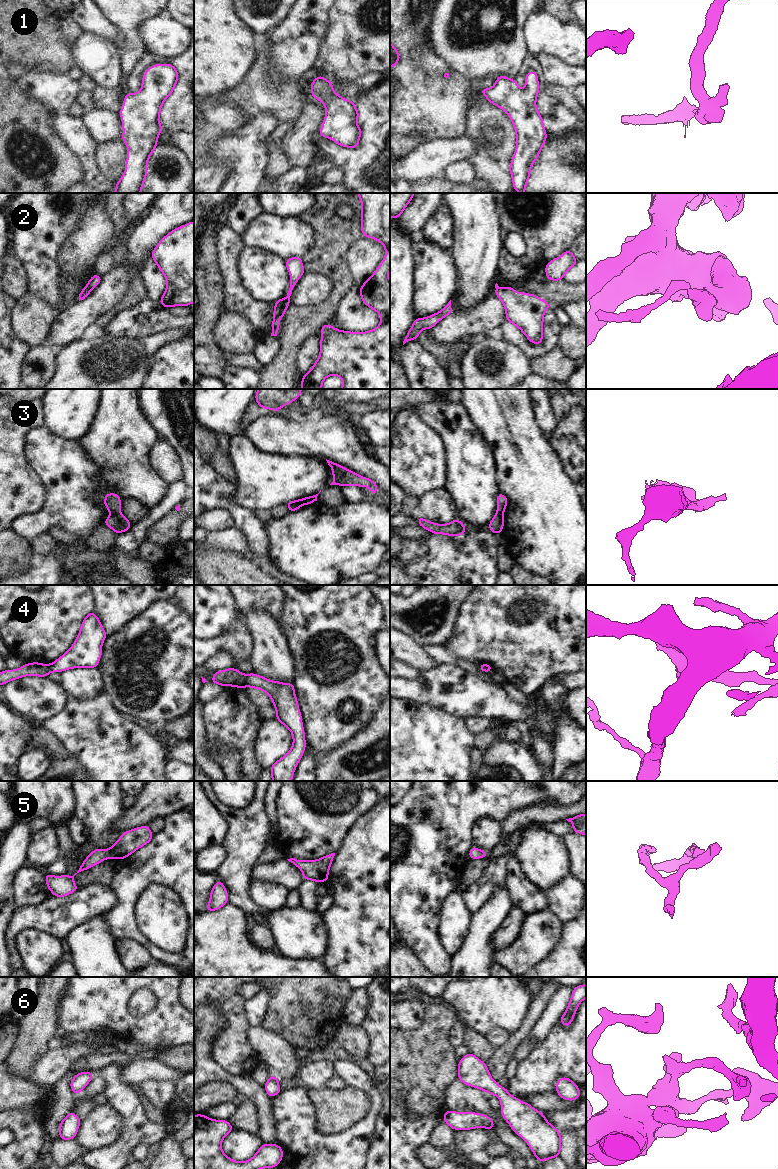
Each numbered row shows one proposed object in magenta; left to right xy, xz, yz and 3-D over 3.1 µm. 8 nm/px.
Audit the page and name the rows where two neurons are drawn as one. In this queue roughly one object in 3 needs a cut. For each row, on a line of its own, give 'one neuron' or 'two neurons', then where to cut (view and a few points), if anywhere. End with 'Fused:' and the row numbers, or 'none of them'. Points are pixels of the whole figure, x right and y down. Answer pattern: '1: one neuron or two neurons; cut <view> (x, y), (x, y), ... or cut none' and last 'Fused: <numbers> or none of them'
1: one neuron; cut none
2: two neurons; cut xz (283, 299), (289, 303)
3: two neurons; cut xy (118, 511), (111, 514)
4: two neurons; cut xz (246, 675), (244, 686)
5: one neuron; cut none
6: one neuron; cut none
Fused: 2, 3, 4

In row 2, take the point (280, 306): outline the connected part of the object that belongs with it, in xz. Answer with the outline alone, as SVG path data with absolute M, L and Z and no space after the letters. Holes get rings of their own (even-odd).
M280 298L278 301L274 302L275 309L273 311L274 319L271 323L271 327L273 329L271 336L277 336L280 325L278 321L284 316L286 312L286 308L290 305L289 302Z

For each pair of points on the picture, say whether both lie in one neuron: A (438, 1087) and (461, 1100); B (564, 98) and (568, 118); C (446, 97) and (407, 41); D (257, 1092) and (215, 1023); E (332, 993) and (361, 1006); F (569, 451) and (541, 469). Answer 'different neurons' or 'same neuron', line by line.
A: different neurons
B: different neurons
C: same neuron
D: same neuron
E: different neurons
F: different neurons

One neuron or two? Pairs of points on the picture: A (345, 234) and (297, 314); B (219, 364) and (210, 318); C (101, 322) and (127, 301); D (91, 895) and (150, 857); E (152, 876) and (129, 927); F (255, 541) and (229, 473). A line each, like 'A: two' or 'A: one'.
A: one
B: one
C: one
D: two
E: one
F: two

